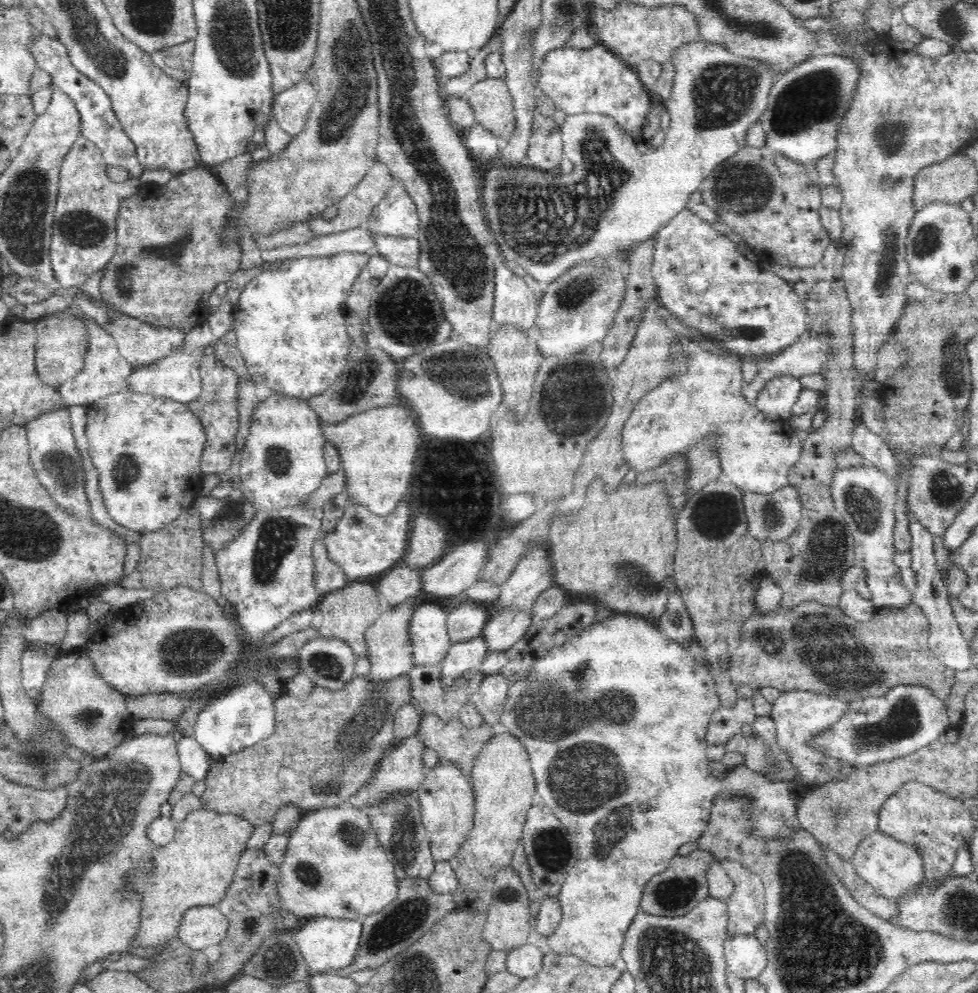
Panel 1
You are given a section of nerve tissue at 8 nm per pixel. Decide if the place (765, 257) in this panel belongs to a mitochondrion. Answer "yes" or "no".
no

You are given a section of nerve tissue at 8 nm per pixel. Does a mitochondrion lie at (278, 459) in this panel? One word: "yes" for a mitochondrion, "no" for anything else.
yes

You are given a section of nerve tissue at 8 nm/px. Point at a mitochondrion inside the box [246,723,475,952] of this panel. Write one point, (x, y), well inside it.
(404, 843)

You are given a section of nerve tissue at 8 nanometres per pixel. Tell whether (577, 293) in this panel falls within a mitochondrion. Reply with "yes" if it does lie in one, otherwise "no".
yes

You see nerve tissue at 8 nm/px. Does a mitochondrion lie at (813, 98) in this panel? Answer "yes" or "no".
yes

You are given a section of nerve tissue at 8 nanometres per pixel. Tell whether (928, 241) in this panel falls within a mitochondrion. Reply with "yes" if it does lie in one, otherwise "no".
yes

